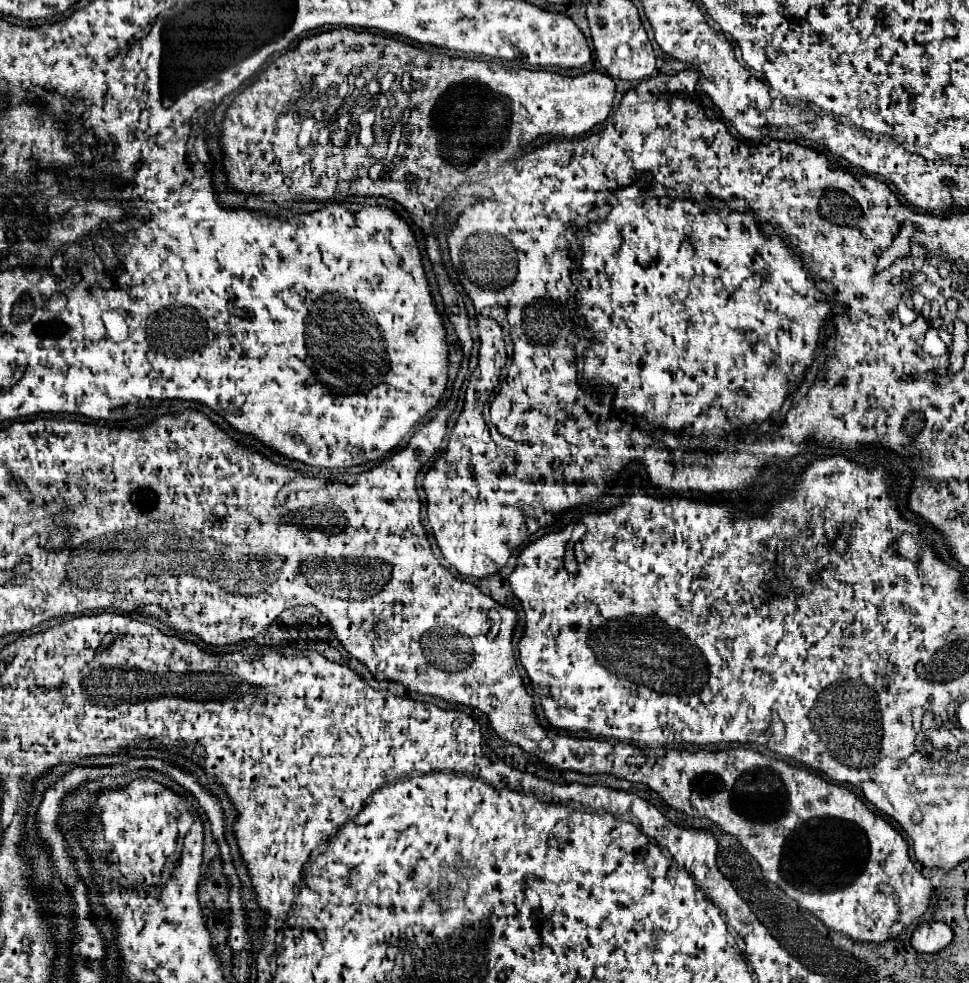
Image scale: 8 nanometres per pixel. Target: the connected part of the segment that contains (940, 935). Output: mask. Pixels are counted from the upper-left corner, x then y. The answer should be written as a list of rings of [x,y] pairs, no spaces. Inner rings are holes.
[[[944,922],[920,924],[912,934],[912,948],[916,952],[936,954],[952,942],[952,930]]]

